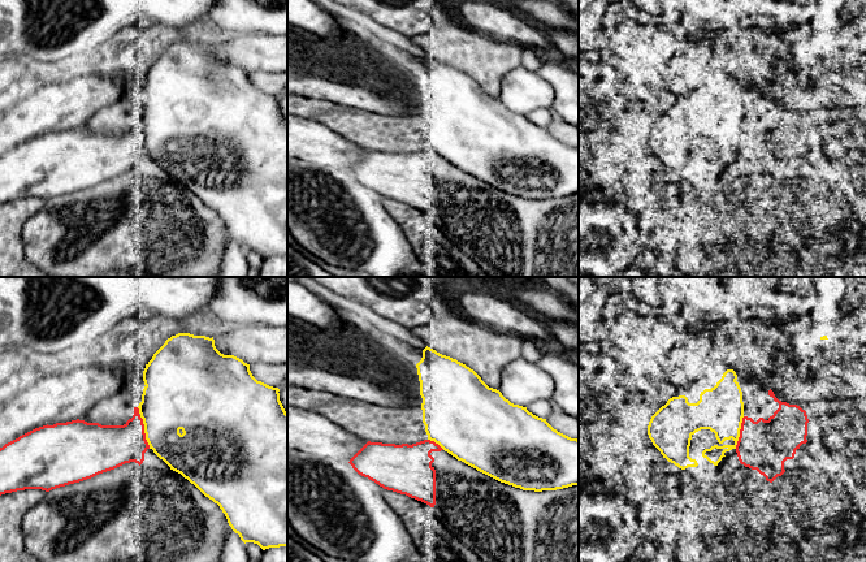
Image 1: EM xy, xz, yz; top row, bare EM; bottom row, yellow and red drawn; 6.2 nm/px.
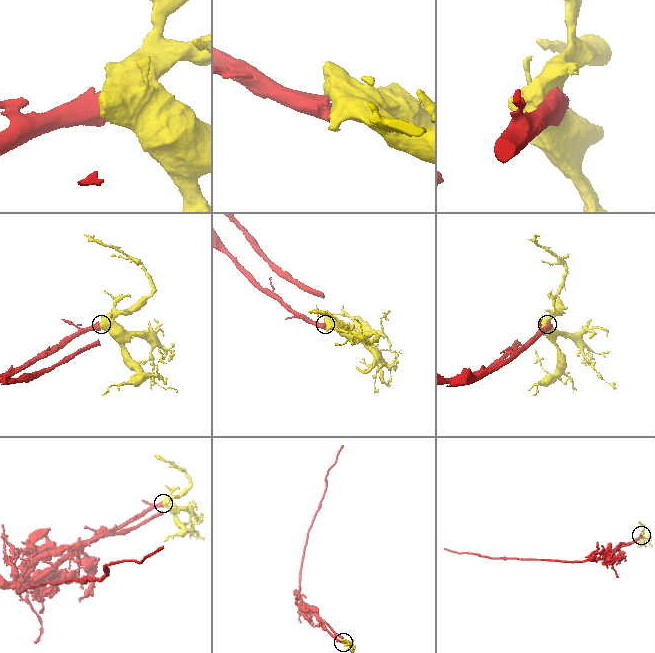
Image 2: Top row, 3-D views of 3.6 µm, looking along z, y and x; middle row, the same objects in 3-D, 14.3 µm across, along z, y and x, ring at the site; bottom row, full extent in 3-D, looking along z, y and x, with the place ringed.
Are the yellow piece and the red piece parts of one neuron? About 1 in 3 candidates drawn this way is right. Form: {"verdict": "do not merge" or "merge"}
{"verdict": "merge"}

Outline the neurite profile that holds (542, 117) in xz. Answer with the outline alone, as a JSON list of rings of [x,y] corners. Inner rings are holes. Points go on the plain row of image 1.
[[[538,109],[527,116],[529,121],[542,127],[547,127],[554,117],[555,114],[551,109]]]

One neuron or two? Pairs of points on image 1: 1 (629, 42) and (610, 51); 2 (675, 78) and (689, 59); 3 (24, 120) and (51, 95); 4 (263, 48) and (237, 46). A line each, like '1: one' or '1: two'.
1: one
2: one
3: one
4: one

